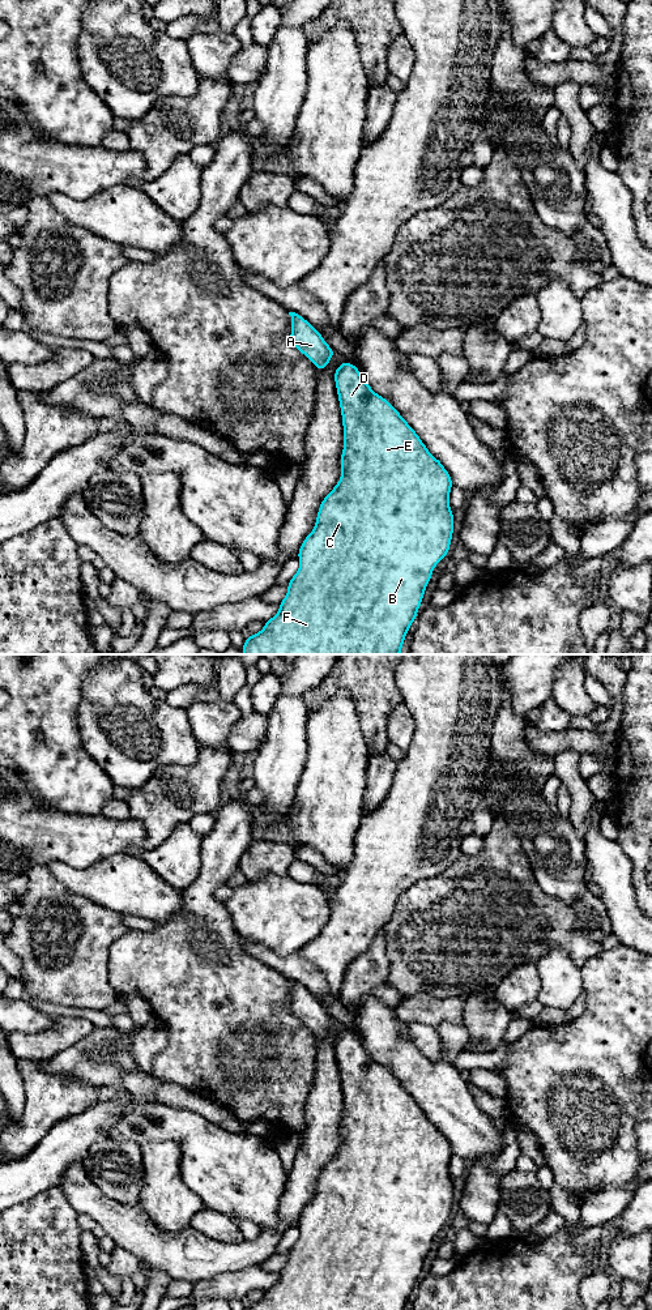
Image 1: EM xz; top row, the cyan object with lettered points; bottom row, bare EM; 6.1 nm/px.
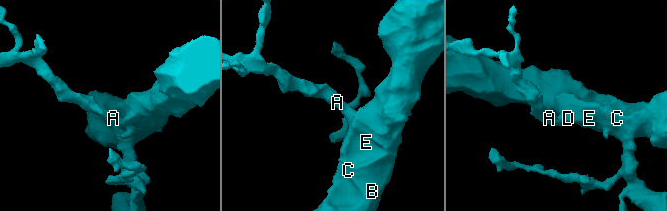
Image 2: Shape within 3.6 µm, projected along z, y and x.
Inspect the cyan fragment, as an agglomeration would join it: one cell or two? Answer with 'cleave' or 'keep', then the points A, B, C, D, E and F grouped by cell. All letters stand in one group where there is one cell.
keep; A B C D E F

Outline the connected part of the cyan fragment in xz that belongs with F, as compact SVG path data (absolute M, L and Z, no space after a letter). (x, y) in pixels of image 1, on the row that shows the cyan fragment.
M342 362L337 367L334 371L334 383L341 407L345 440L340 458L341 478L323 499L318 511L315 528L302 542L297 555L301 566L287 584L287 594L280 602L278 613L265 622L260 632L246 639L240 649L243 654L400 654L404 639L417 618L432 571L449 552L453 534L453 512L449 508L449 491L453 483L446 468L429 452L417 432L401 414L384 397L371 389L353 363Z

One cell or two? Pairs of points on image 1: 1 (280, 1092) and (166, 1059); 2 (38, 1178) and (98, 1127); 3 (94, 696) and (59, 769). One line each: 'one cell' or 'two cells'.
1: one cell
2: one cell
3: two cells

